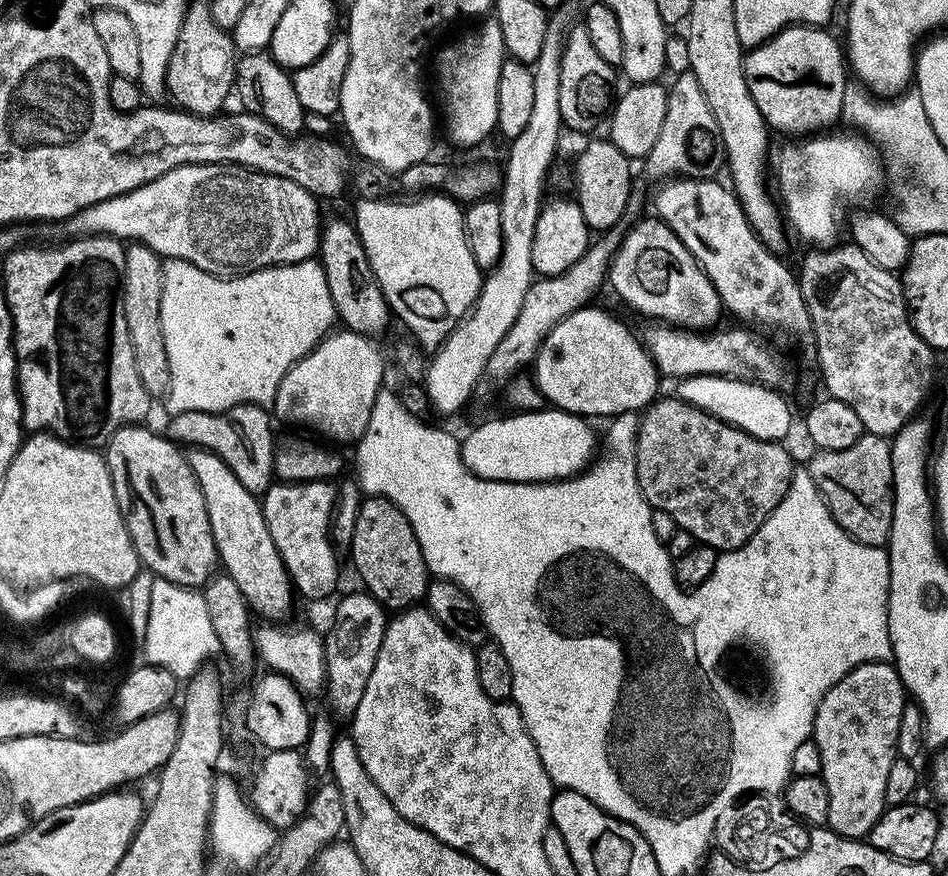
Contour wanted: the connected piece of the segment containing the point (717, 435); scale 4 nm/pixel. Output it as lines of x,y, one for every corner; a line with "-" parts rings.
669,394
665,400
663,398
653,400
647,408
643,409
640,416
640,425
636,431
636,477
638,478
638,486
652,509
664,510
670,514
670,517
674,518
676,526
691,534
697,544
705,544
715,548
717,553
732,552
736,548
741,548
746,542
750,542
750,538
754,538
754,534
762,526
762,522
766,522
766,518
770,518
770,514
778,506
778,502
782,502
782,498
786,498
788,486
792,483
794,463
792,464
792,456
783,448
784,446
783,443
774,440
759,440
751,436
746,430
736,428
732,424
726,423
725,420
720,420
717,416
711,416
706,410
686,403
675,394

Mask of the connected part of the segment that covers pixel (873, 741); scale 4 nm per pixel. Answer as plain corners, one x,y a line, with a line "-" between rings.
878,660
859,664
854,670
847,672
837,684
826,690
822,702
818,702
810,738
818,746
818,754
822,754
820,776
826,782
826,794
830,794
827,827
840,836
867,837
874,822
878,822
878,818
884,813
886,778
890,774
890,766
898,758
896,743
905,703
904,684
895,667
891,663

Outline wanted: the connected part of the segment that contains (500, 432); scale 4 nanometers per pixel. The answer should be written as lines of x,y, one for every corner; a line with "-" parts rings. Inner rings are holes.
549,407
547,410
539,411
517,411
514,416
504,416
501,420
488,420
485,424
480,424
468,437
463,437
460,445
460,457
464,459
464,465
472,472
473,476
480,476
484,480
511,480
518,484
539,484
550,480
567,480
568,477
577,475
587,469
593,459
596,444
598,448
598,436
592,433
592,428
587,419
572,415
571,412
562,412
558,408

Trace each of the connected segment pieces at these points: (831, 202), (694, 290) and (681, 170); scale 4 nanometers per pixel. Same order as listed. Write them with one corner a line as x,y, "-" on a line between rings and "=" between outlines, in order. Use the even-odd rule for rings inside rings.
816,134
813,135
811,138
804,138
801,139
799,142
788,142
792,144
788,144
785,146
784,149
781,150
780,153
775,153
774,156
774,168
776,164
776,180
774,176
774,184
780,187
780,196
778,192
778,200
779,203
782,205
782,215
786,221
787,227
789,229
792,228
794,231
797,232
798,235
801,236
802,239
805,240
806,243
812,244
808,246
832,246
837,243
838,237
836,237
836,231
840,228
840,203
843,200
856,200
859,196
868,196
871,194
872,191
875,190
876,187
881,187
882,184
882,156
881,153
878,151
875,144
872,143
871,140
865,138
863,135
860,134
852,134
856,136
828,136
832,134
=
641,218
631,225
624,233
624,239
620,242
620,249
616,251
616,257
612,260
612,267
608,269
607,283
633,308
644,316
653,316
656,322
663,322
669,326
695,326
700,330
708,330
722,313
720,295
714,290
714,282
700,269
696,259
682,246
682,242
658,218
=
690,70
677,75
672,81
673,84
668,88
666,122
662,122
658,142
654,142
643,161
644,168
656,182
665,178
715,177
716,171
725,167
726,157
718,122
714,122
714,114
706,102
706,94
702,94
702,86
698,86
698,78
694,78

